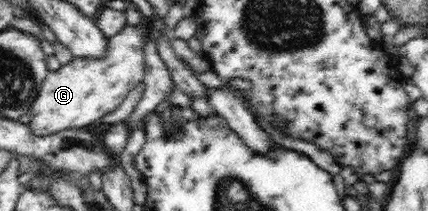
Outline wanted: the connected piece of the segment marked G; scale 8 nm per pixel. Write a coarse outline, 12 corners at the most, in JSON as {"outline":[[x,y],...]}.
{"outline":[[149,23],[43,80],[35,136],[86,130],[142,82]]}

